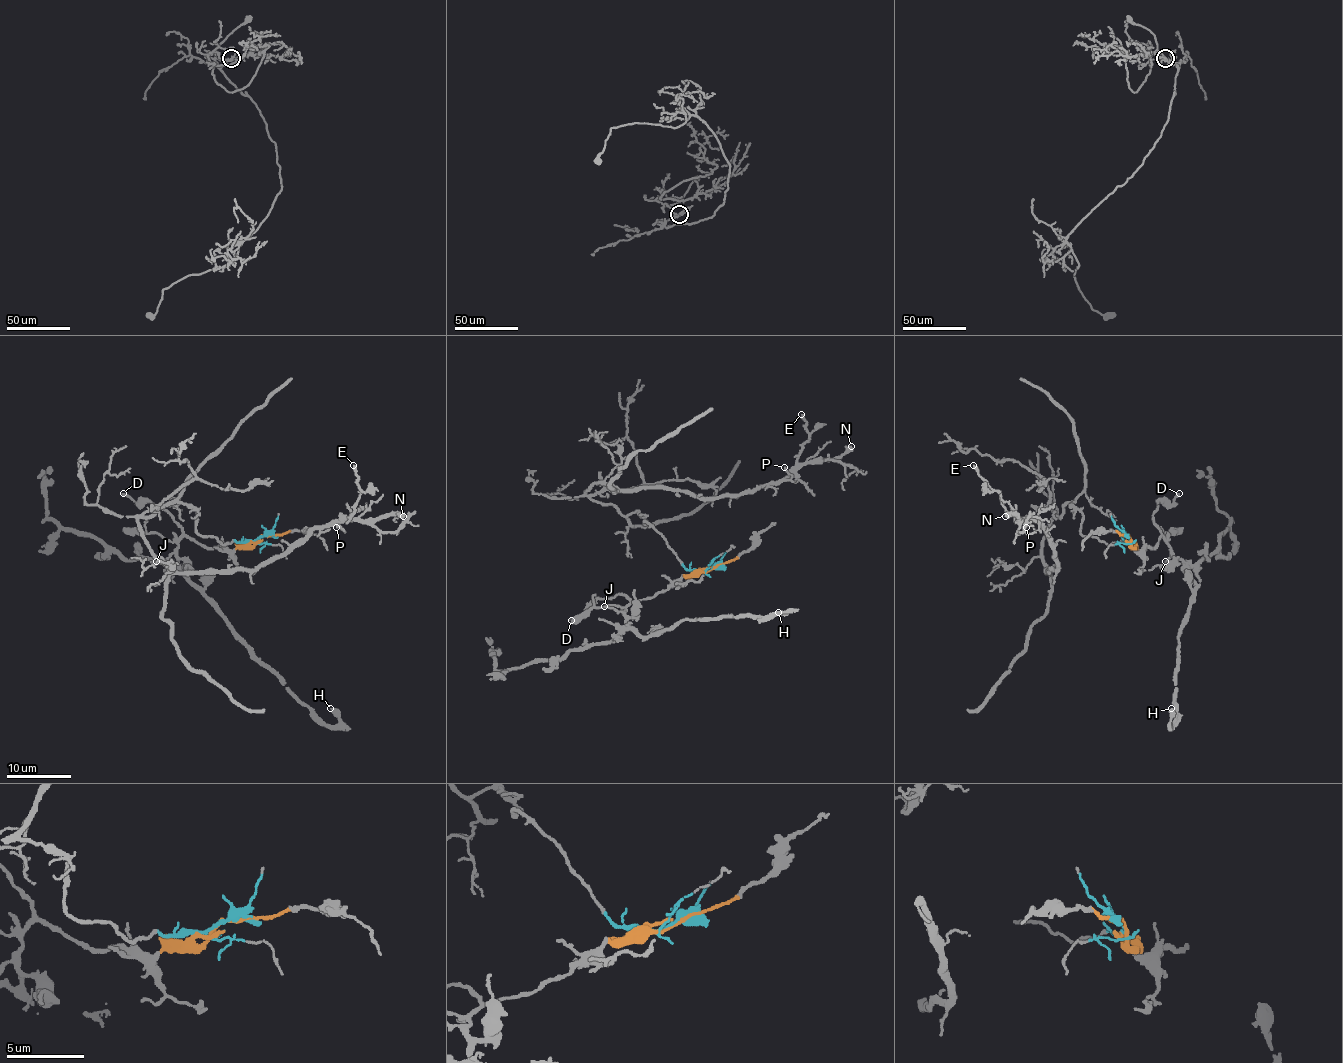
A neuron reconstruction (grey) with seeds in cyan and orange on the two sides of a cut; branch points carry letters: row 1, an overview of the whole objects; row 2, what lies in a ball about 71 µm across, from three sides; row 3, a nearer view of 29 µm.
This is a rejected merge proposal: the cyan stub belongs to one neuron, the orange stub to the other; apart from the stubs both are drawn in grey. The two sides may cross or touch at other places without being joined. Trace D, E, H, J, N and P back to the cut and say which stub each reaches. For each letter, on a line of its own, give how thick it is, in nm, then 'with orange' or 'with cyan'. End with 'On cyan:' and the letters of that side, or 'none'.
D: calibre 180 nm; with orange
E: calibre 280 nm; with cyan
H: calibre 380 nm; with orange
J: calibre 180 nm; with orange
N: calibre 550 nm; with cyan
P: calibre 130 nm; with cyan
On cyan: E, N, P

